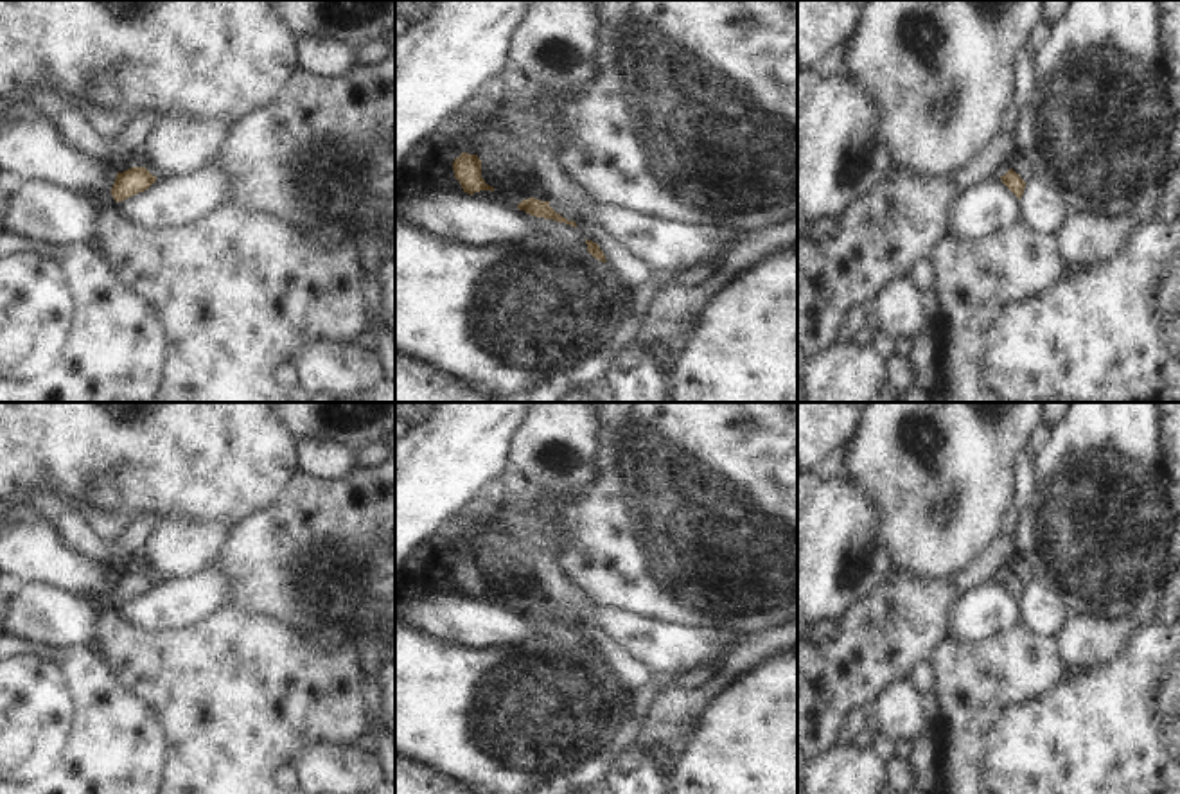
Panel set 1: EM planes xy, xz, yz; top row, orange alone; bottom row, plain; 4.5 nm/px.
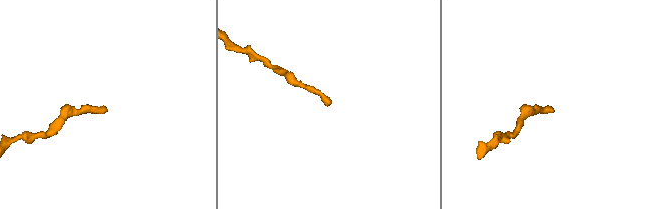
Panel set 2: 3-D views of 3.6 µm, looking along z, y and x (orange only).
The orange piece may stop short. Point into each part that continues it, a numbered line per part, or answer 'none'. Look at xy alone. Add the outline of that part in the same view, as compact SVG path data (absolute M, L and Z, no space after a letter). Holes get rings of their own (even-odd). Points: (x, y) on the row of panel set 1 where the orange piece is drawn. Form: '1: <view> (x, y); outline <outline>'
none

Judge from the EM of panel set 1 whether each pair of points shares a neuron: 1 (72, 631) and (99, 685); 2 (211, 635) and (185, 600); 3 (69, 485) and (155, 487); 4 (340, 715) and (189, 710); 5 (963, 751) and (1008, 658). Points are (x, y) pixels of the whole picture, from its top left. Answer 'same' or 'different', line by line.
1: different
2: different
3: same
4: same
5: same

